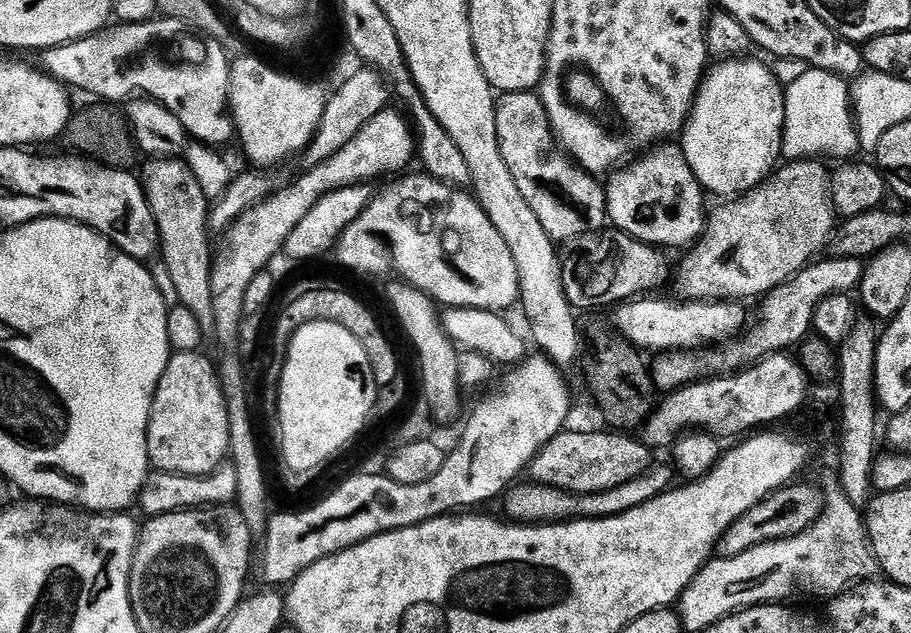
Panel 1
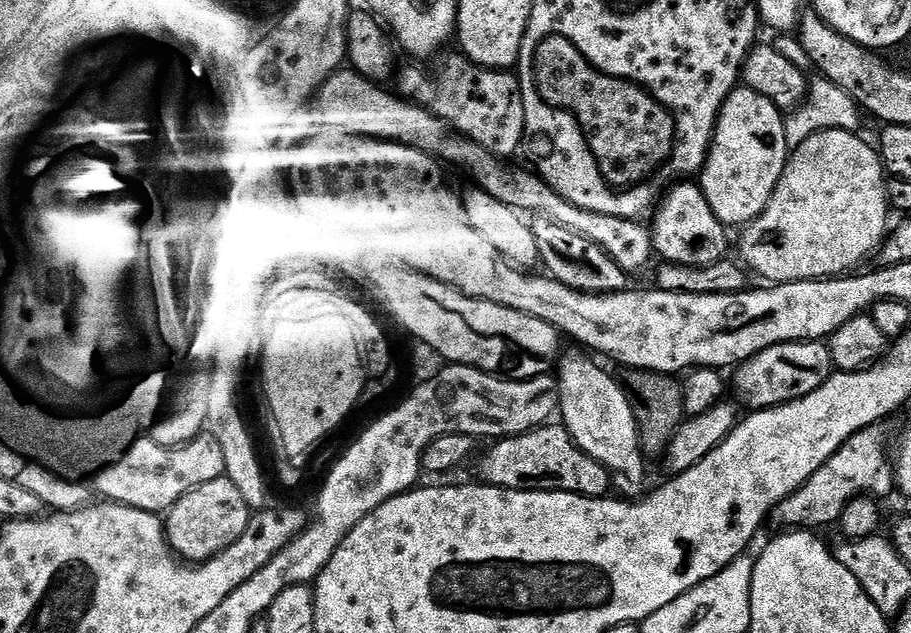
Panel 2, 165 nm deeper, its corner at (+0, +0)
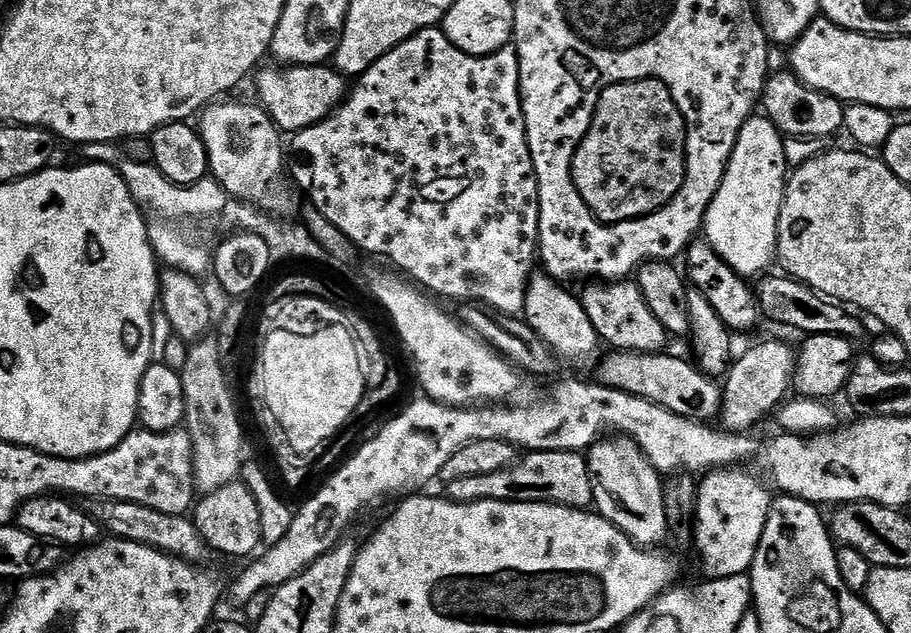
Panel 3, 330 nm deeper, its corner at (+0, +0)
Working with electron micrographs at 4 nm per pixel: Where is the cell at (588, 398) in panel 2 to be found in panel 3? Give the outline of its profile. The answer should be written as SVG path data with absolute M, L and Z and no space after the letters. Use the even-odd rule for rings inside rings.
M619 434L611 438L601 438L586 453L588 472L592 483L608 496L613 496L626 511L618 519L618 527L630 539L649 550L655 549L664 539L669 539L670 529L666 502L664 501L664 480L646 454L633 440Z

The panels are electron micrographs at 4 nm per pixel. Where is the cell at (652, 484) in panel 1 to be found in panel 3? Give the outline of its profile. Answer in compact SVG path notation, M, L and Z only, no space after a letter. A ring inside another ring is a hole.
M768 340L765 344L756 344L749 352L739 353L738 359L729 367L722 384L724 402L720 405L718 417L723 431L748 434L763 416L777 411L785 403L796 379L798 352L780 340Z

